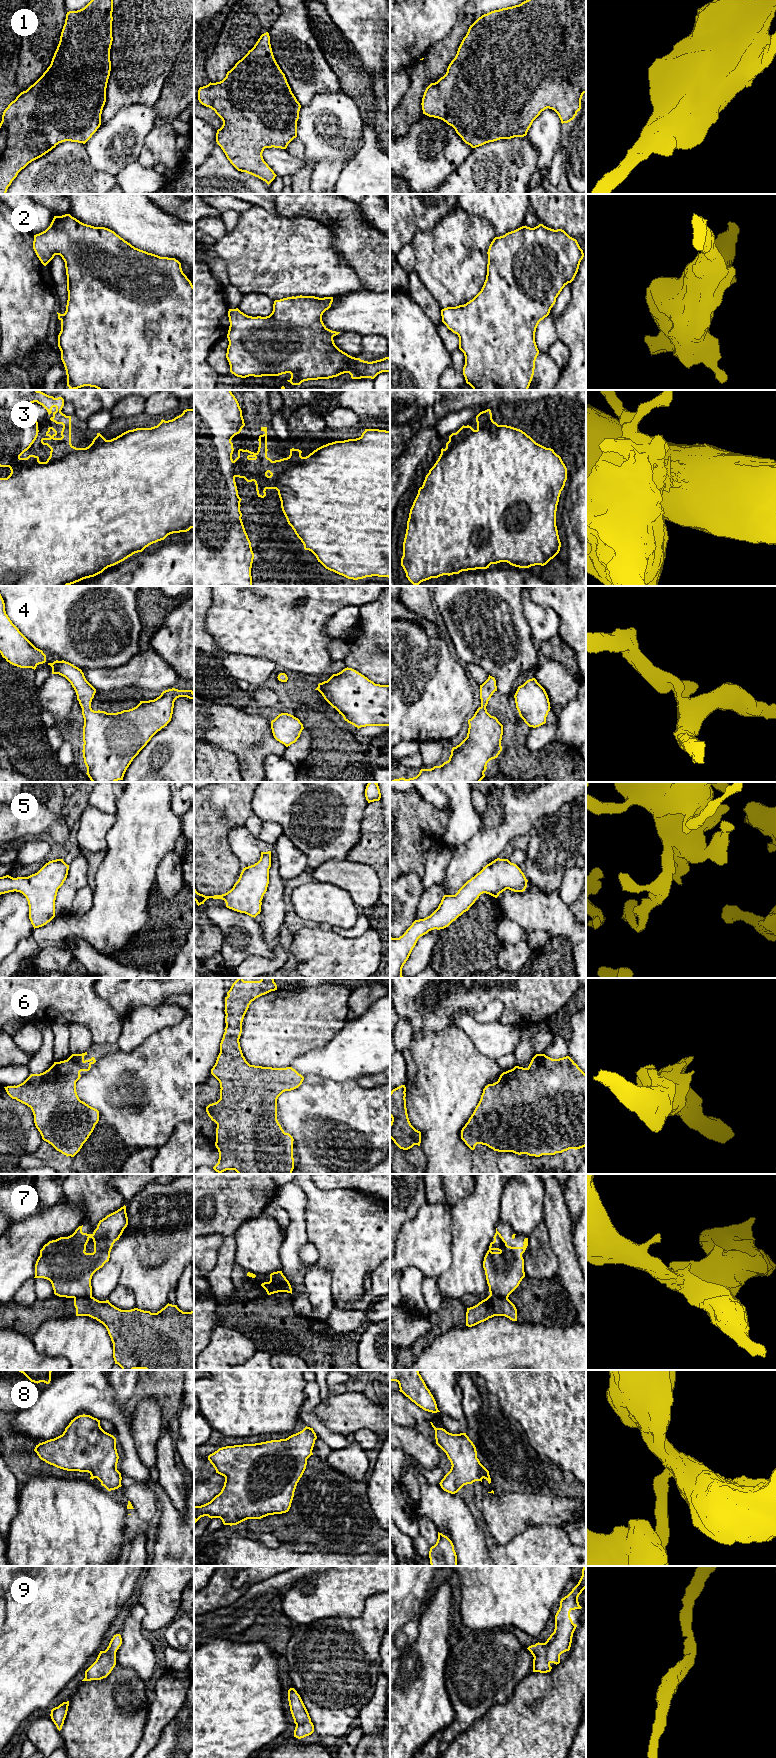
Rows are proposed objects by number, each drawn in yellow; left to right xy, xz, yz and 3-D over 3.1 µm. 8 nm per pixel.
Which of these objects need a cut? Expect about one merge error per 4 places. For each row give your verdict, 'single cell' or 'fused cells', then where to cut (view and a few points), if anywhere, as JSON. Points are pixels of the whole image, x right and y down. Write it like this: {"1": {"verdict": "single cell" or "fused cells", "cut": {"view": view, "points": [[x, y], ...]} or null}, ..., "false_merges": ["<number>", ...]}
{"1": {"verdict": "single cell", "cut": null}, "2": {"verdict": "single cell", "cut": null}, "3": {"verdict": "fused cells", "cut": {"view": "xy", "points": [[70, 443], [59, 443], [52, 460], [26, 467], [7, 478]]}}, "4": {"verdict": "single cell", "cut": null}, "5": {"verdict": "single cell", "cut": null}, "6": {"verdict": "single cell", "cut": null}, "7": {"verdict": "fused cells", "cut": {"view": "xz", "points": [[270, 1280], [281, 1285], [285, 1291]]}}, "8": {"verdict": "single cell", "cut": null}, "9": {"verdict": "single cell", "cut": null}, "false_merges": ["3", "7"]}

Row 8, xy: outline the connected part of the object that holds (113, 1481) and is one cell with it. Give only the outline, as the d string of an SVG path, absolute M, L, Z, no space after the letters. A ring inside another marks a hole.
M90 1415L75 1417L62 1435L36 1445L34 1451L46 1463L67 1471L88 1472L90 1479L97 1478L108 1491L121 1487L121 1473L117 1470L116 1438L105 1432L100 1420Z

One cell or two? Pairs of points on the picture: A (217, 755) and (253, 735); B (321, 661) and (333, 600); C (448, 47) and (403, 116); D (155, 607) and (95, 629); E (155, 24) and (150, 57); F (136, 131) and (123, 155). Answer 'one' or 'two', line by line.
A: two
B: one
C: one
D: two
E: one
F: one

